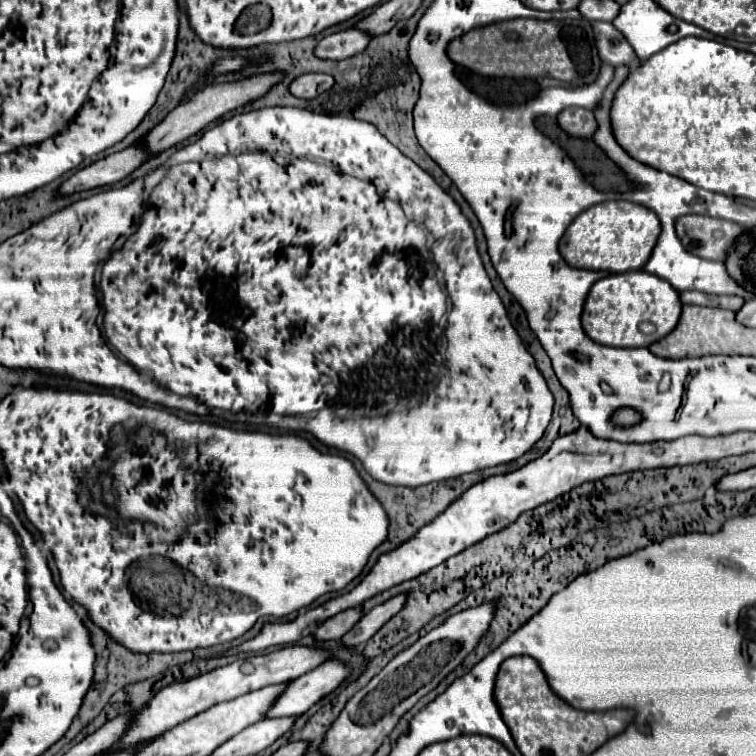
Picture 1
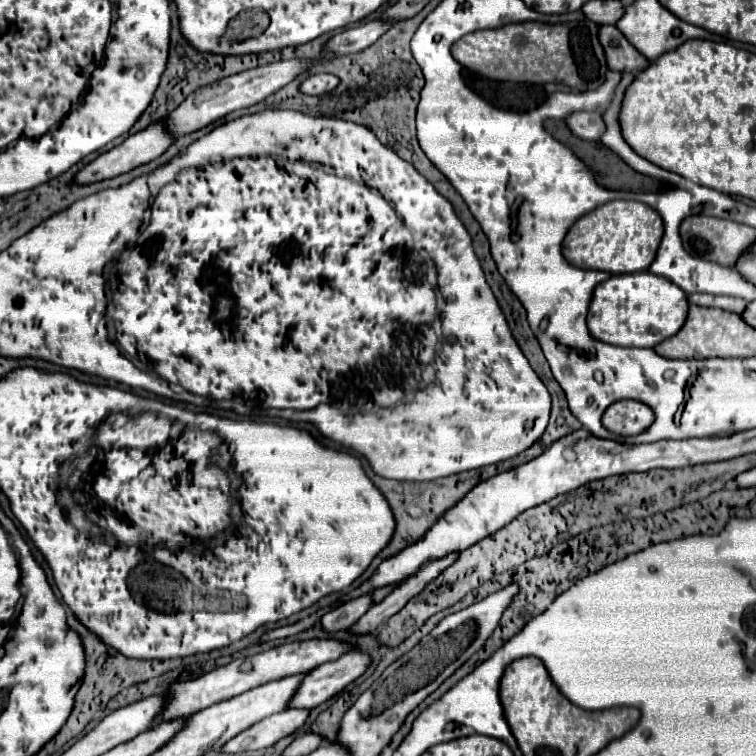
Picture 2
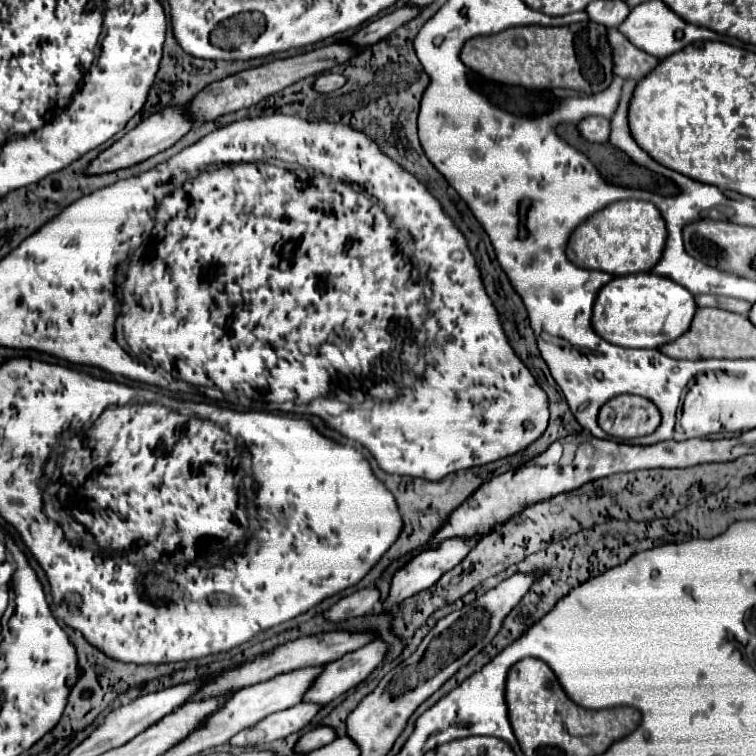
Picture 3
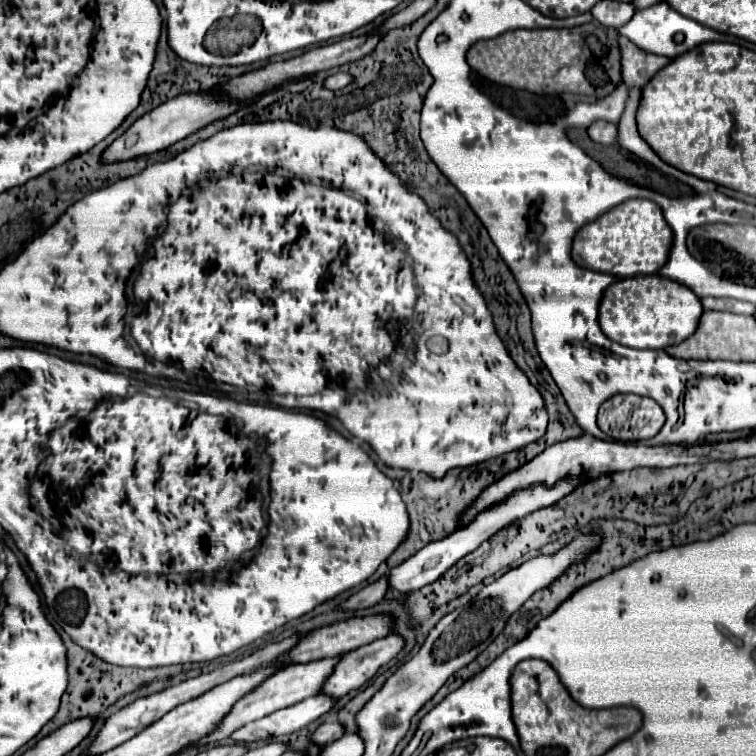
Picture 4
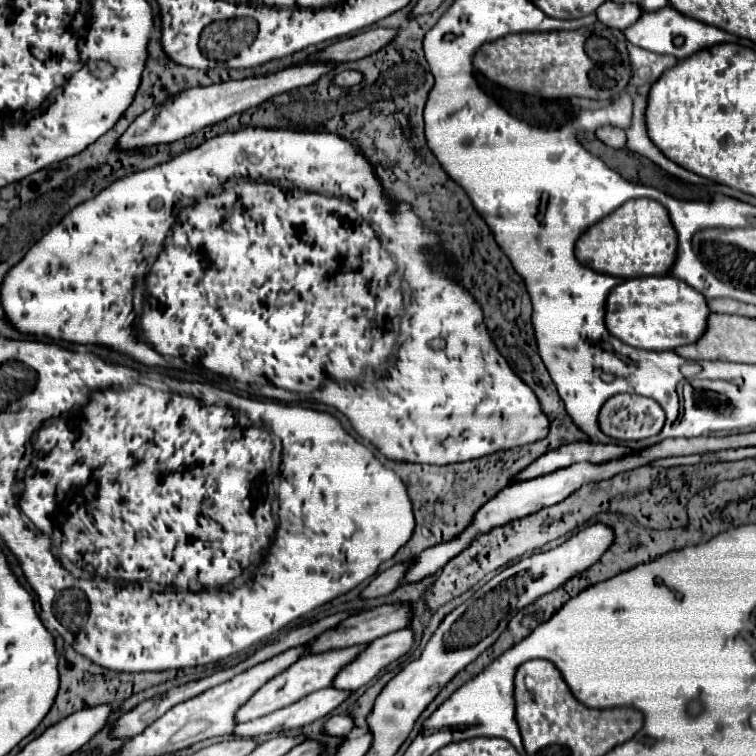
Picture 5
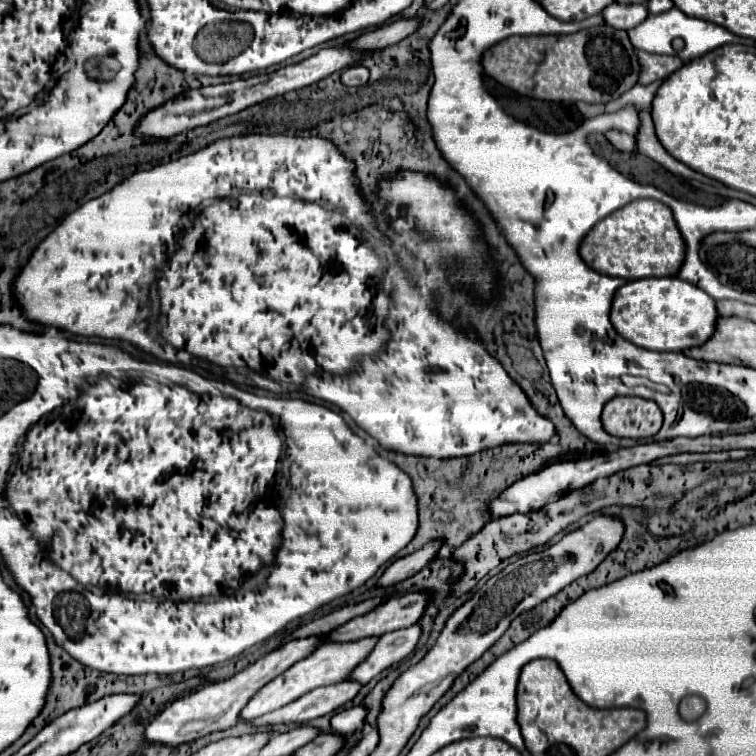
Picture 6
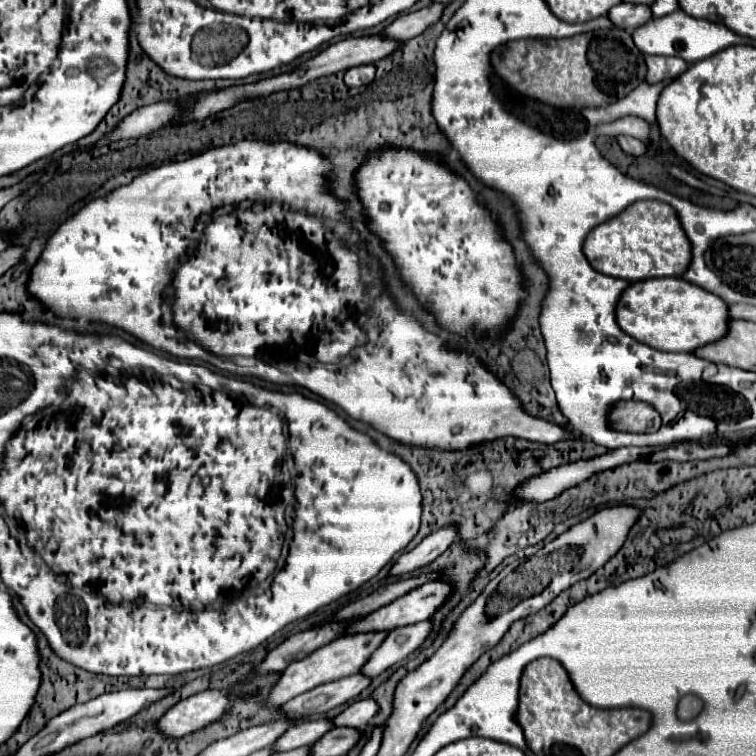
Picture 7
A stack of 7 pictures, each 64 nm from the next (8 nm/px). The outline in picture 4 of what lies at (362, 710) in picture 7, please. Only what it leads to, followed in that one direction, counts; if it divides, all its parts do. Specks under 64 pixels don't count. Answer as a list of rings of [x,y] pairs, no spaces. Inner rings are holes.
[[[334,720],[334,722],[324,722],[324,724],[320,724],[320,726],[316,728],[316,732],[312,734],[312,740],[314,740],[316,744],[330,744],[330,742],[342,738],[342,736],[344,736],[344,726]]]

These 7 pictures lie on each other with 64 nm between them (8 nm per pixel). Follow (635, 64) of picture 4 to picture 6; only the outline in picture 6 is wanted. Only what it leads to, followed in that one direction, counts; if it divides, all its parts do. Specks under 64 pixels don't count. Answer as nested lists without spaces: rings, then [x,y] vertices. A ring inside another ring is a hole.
[[[638,52],[640,58],[640,84],[650,84],[650,82],[662,82],[670,74],[674,74],[678,68],[684,66],[684,62],[678,56],[658,56],[658,54],[648,54],[648,52]]]

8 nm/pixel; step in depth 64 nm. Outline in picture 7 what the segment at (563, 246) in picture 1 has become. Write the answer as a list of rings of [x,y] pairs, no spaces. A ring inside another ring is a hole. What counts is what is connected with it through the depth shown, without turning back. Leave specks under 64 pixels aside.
[[[640,200],[640,202],[634,202],[632,206],[628,206],[618,216],[610,218],[608,222],[596,226],[586,236],[584,254],[590,262],[590,266],[594,270],[598,270],[600,274],[606,274],[612,278],[624,278],[630,284],[648,280],[648,278],[658,278],[658,276],[682,276],[692,262],[692,244],[682,230],[684,228],[680,224],[680,218],[672,206],[668,206],[666,202],[658,202],[658,200]]]

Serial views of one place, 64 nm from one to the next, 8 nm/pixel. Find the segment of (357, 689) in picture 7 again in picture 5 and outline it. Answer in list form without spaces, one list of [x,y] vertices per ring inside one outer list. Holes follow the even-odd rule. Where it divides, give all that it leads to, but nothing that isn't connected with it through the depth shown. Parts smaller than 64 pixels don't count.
[[[322,688],[312,692],[310,696],[304,696],[302,700],[294,702],[292,706],[280,708],[272,714],[266,714],[262,718],[238,724],[234,734],[254,738],[270,732],[284,732],[292,728],[302,728],[306,724],[312,724],[318,718],[328,716],[334,708],[338,708],[352,692],[342,692],[340,688]]]

